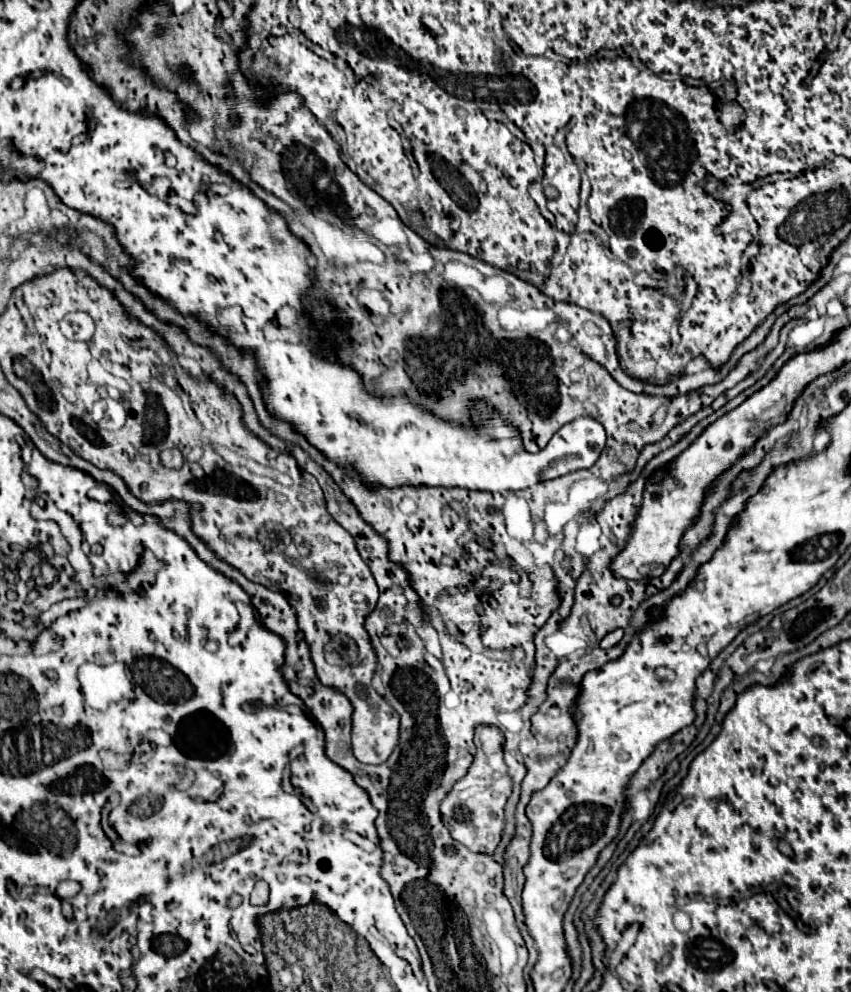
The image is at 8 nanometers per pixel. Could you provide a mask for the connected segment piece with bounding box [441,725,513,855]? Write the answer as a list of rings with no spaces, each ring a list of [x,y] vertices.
[[[479,725],[475,729],[475,745],[477,745],[475,763],[471,765],[469,773],[461,781],[455,783],[449,797],[441,803],[441,815],[443,815],[443,823],[451,831],[453,839],[457,839],[459,843],[463,843],[465,847],[469,847],[475,853],[493,855],[501,840],[505,824],[505,803],[513,791],[511,775],[503,761],[505,735],[497,727]]]

